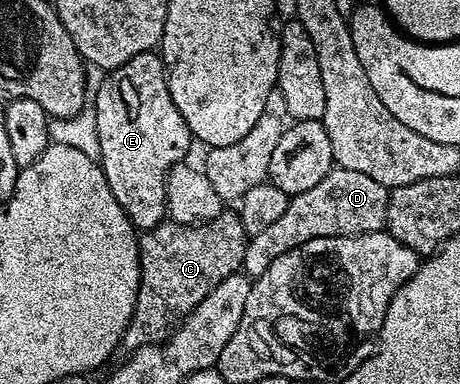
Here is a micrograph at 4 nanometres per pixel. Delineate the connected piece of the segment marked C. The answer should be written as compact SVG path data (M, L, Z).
M224 212L212 222L188 224L164 220L152 230L139 234L139 291L131 323L123 334L122 349L127 352L142 346L158 346L193 308L231 274L240 273L249 235L238 213Z

